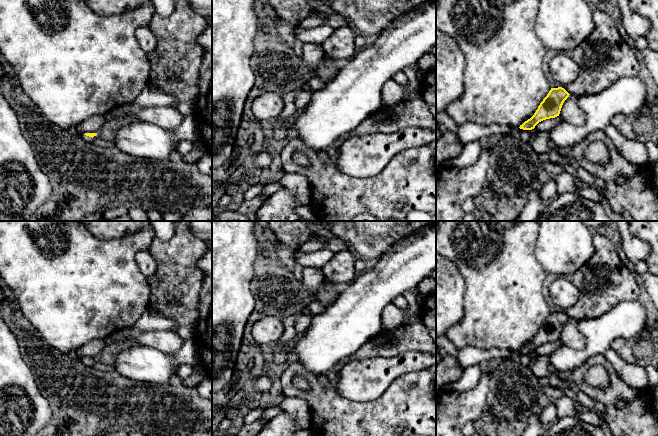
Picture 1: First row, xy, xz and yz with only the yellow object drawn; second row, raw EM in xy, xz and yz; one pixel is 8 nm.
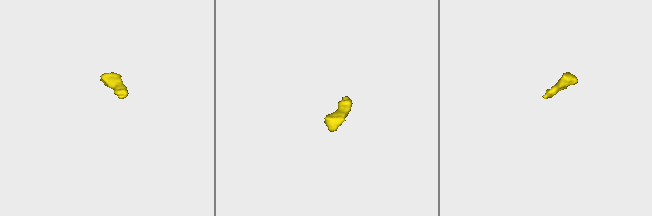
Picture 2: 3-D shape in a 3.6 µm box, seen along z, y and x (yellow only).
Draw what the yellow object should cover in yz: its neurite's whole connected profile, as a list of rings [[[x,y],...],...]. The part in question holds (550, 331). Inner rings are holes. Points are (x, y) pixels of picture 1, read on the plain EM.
[[[562,311],[551,312],[547,320],[538,330],[534,339],[520,349],[519,352],[532,354],[539,346],[559,340],[562,329],[569,319],[570,318]]]

